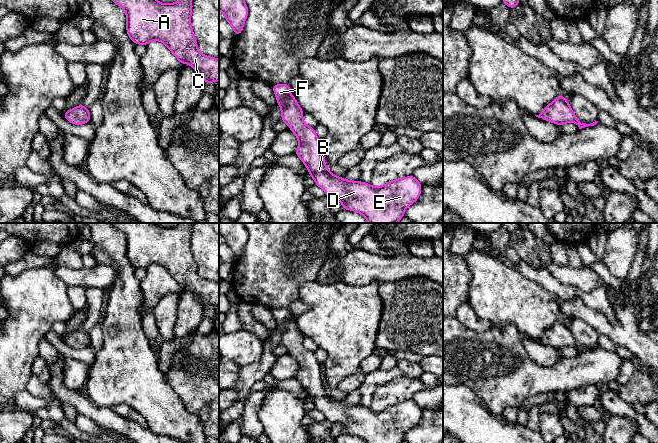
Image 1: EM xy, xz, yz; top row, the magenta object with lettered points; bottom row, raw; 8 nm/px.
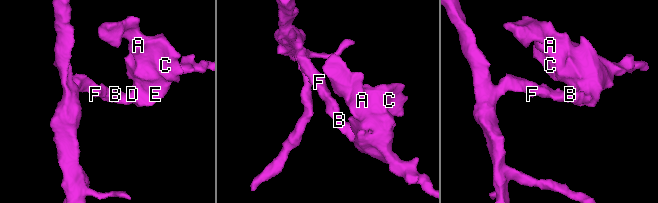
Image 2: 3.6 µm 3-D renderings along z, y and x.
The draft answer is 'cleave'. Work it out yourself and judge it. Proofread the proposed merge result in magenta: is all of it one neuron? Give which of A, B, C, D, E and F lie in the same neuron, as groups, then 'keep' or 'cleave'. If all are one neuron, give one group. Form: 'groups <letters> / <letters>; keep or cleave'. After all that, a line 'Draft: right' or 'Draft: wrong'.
groups A B C D E F; keep
Draft: wrong

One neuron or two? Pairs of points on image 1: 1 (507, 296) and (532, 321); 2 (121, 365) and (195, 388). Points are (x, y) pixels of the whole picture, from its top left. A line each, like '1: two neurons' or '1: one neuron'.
1: one neuron
2: two neurons

